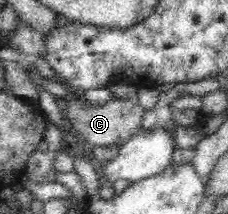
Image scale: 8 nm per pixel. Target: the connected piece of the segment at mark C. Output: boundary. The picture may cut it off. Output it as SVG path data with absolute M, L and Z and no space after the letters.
M76 93L73 99L65 100L65 108L68 123L82 141L92 146L114 144L118 147L140 131L140 122L146 111L140 104L134 105L134 102L122 98L103 104L90 104L86 98L82 98L82 93Z

